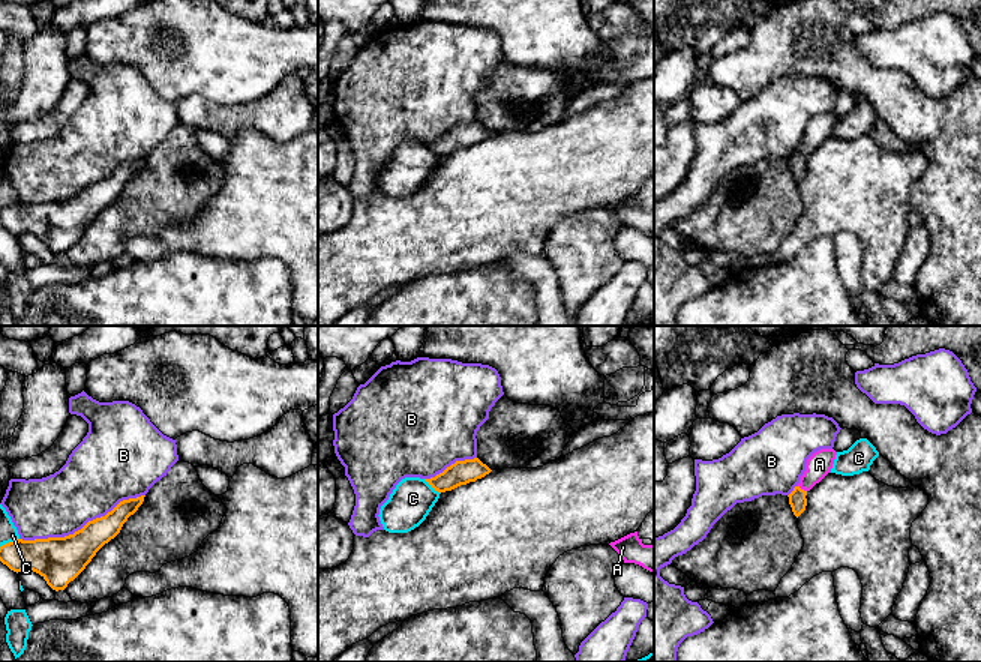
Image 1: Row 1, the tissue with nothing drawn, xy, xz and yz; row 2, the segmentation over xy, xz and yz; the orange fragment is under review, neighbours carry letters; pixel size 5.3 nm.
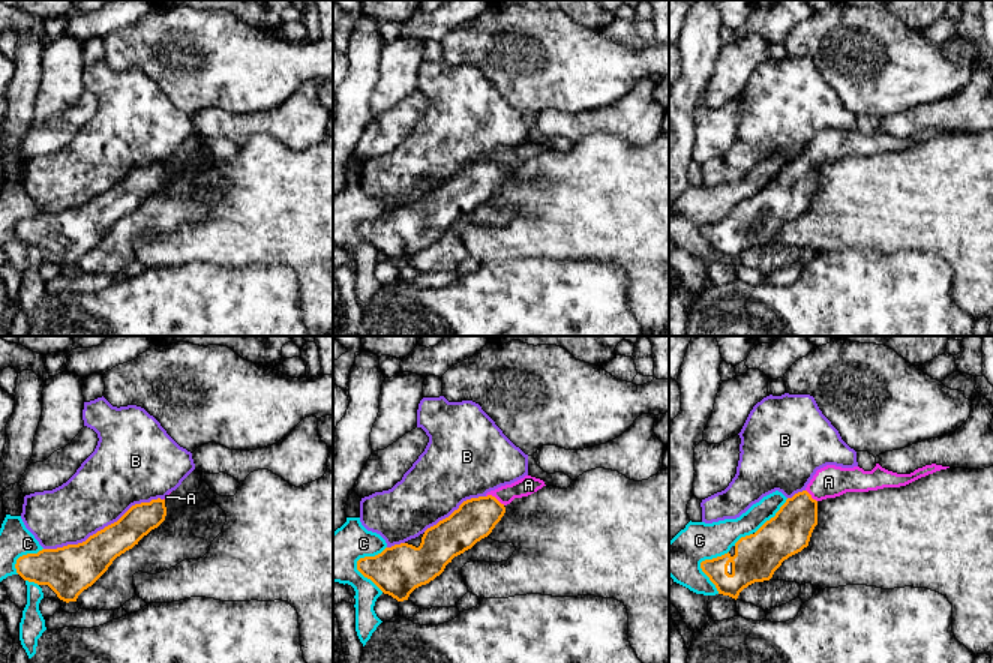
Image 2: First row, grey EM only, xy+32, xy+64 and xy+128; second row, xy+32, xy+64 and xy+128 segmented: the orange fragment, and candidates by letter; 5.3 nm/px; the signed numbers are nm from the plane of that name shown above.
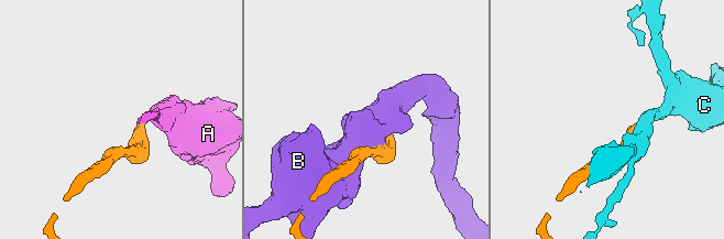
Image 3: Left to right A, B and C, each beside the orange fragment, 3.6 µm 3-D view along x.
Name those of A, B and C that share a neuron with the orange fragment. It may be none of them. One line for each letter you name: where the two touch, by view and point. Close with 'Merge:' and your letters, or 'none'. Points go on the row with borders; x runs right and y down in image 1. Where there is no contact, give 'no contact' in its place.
A: yz (803, 490)
Merge: A

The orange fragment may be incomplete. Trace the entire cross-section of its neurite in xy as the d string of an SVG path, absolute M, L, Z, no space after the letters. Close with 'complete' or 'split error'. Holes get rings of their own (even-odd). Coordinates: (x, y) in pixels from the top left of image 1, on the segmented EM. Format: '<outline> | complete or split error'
M146 495L120 501L105 516L88 521L64 537L14 540L0 546L0 561L14 572L30 569L58 591L64 590L92 561L96 552L114 539L123 524L142 504Z | complete

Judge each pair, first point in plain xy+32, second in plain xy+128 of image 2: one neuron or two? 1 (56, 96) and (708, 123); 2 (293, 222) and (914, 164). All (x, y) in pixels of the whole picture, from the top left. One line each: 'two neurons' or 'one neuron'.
1: two neurons
2: one neuron

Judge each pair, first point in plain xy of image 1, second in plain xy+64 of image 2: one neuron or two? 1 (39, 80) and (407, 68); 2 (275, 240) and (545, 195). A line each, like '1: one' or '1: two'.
1: one
2: one

